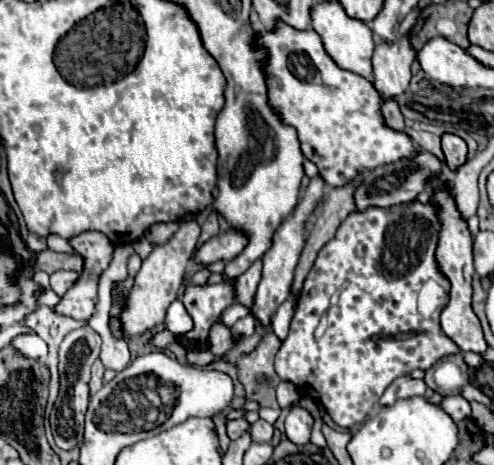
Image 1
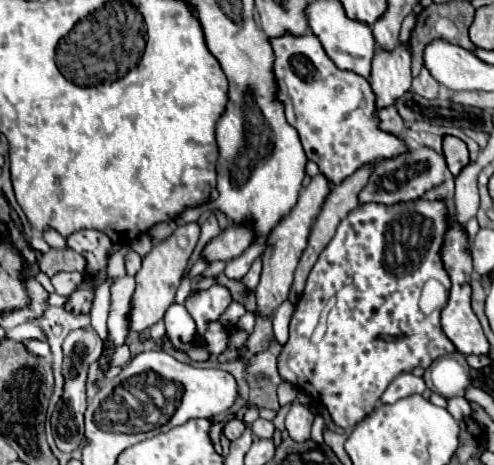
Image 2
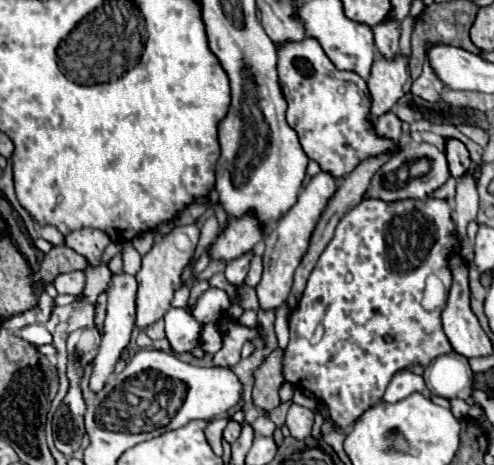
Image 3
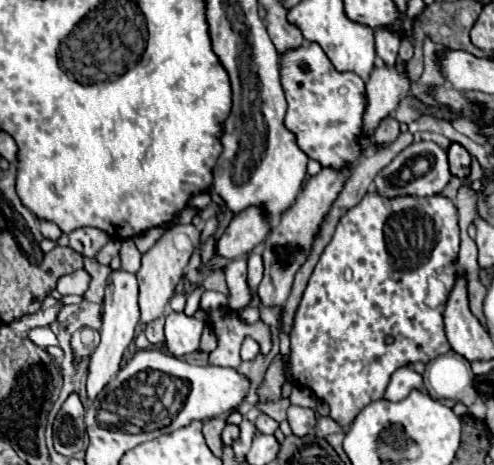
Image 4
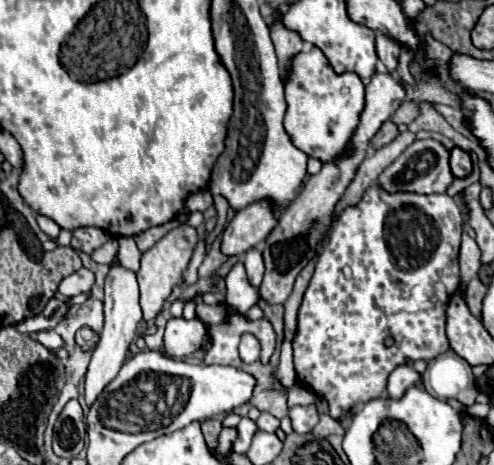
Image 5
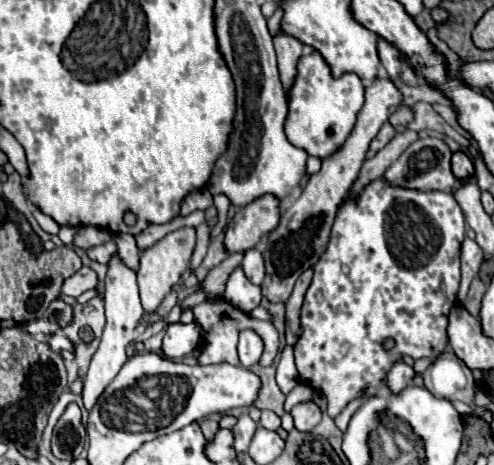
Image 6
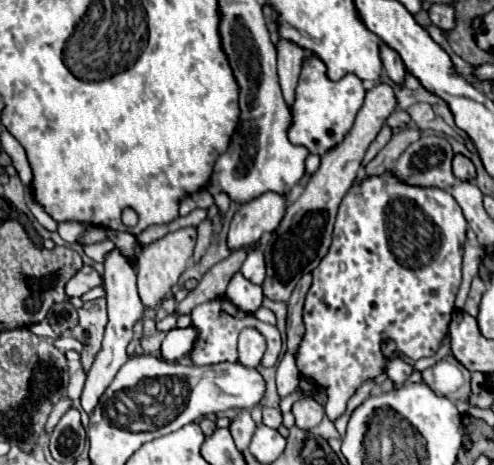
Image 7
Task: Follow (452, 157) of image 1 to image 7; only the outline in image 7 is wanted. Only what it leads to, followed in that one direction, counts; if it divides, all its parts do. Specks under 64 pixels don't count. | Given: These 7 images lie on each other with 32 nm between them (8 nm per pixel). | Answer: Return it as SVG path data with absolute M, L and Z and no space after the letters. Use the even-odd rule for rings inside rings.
M456 154L454 160L452 160L452 170L454 170L454 176L458 180L472 180L476 178L476 170L474 170L474 164L464 156L464 154Z

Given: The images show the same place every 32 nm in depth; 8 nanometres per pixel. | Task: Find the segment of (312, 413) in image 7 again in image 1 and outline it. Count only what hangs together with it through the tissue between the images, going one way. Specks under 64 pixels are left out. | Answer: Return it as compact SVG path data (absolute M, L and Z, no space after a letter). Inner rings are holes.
M292 406L290 414L286 416L286 436L294 444L308 444L310 442L310 432L312 432L314 418L300 406Z

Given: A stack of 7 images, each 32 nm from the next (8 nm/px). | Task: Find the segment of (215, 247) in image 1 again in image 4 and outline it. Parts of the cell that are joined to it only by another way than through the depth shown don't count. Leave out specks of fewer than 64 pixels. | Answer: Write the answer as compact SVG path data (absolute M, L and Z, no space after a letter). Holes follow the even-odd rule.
M248 208L236 214L216 242L216 254L226 260L248 256L268 234L268 220L260 208Z

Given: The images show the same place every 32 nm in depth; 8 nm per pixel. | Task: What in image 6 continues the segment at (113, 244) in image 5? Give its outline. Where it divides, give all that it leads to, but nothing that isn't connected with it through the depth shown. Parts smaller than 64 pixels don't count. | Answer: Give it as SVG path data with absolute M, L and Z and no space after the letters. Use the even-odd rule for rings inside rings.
M110 240L110 242L106 242L106 244L100 244L100 246L90 248L90 250L88 250L88 256L90 256L92 260L100 262L100 264L106 264L106 262L114 256L114 252L116 252L116 250L118 250L116 242L114 242L114 240Z

